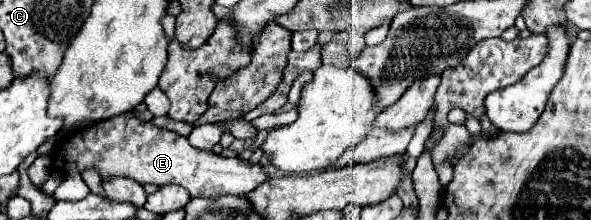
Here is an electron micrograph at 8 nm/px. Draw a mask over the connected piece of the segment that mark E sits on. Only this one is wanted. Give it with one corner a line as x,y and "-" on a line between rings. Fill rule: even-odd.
132,112
102,120
86,130
78,130
62,140
62,154
70,166
74,162
80,172
96,166
102,180
112,176
126,176
140,184
180,184
188,188
190,196
202,196
208,200
218,200
222,196
246,196
258,184
270,180
268,172
260,164
250,164
240,158
224,158
214,152
194,148
188,138
158,128
152,122
144,122

